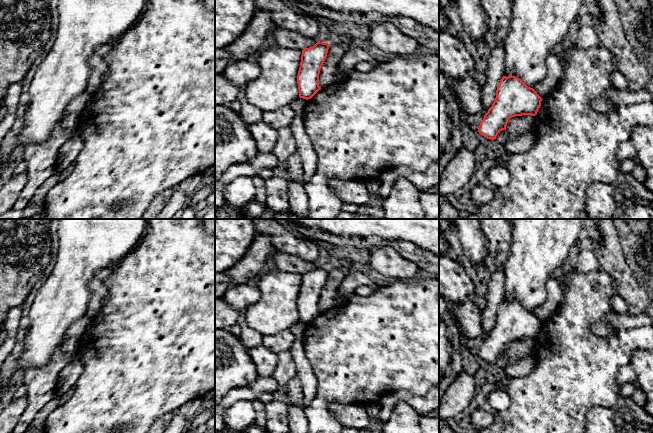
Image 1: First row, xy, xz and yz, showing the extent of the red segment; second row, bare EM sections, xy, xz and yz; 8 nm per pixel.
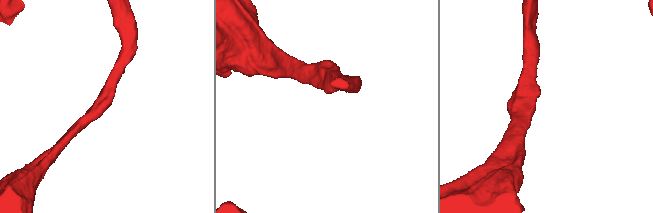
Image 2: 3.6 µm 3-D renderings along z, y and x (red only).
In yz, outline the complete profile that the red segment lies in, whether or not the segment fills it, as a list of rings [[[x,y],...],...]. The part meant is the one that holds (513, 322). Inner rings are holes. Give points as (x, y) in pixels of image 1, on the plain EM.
[[[503,300],[496,314],[496,322],[480,346],[479,356],[487,363],[496,363],[498,357],[506,354],[508,344],[515,340],[535,340],[542,322],[515,300]]]

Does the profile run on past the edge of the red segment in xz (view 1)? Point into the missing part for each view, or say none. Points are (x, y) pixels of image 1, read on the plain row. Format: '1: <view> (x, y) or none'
1: none

